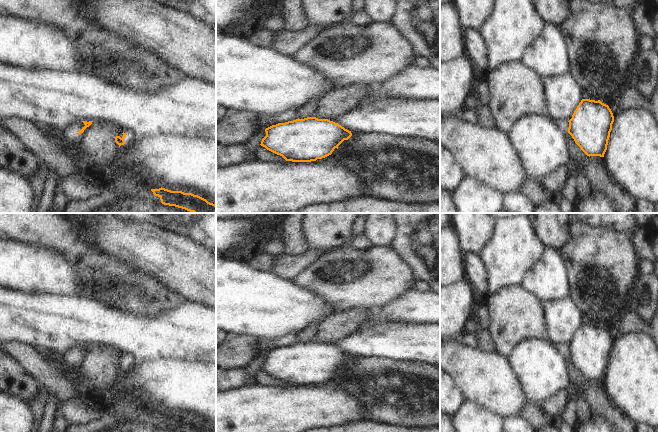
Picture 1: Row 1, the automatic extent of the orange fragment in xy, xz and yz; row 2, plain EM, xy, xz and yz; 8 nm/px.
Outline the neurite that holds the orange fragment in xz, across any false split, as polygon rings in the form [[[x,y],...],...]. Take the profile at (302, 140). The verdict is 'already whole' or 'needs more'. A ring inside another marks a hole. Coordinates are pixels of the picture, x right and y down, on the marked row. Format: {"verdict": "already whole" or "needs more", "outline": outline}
{"verdict": "already whole", "outline": [[[316,117],[278,123],[265,132],[260,145],[292,162],[325,158],[352,136],[351,131],[338,123]]]}

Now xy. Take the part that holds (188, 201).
{"verdict": "already whole", "outline": [[[165,188],[151,189],[164,205],[175,206],[193,213],[216,213],[216,205],[192,193],[171,191]]]}

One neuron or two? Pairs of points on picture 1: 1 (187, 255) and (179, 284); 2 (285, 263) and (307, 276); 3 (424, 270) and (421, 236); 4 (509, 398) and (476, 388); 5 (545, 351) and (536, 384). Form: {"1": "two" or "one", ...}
{"1": "one", "2": "two", "3": "one", "4": "one", "5": "one"}

